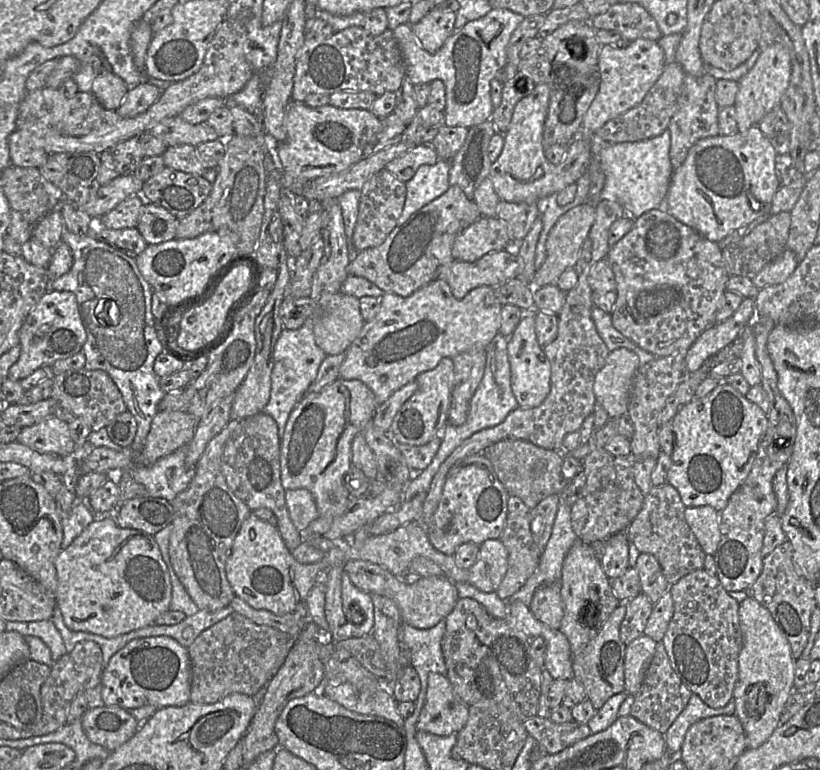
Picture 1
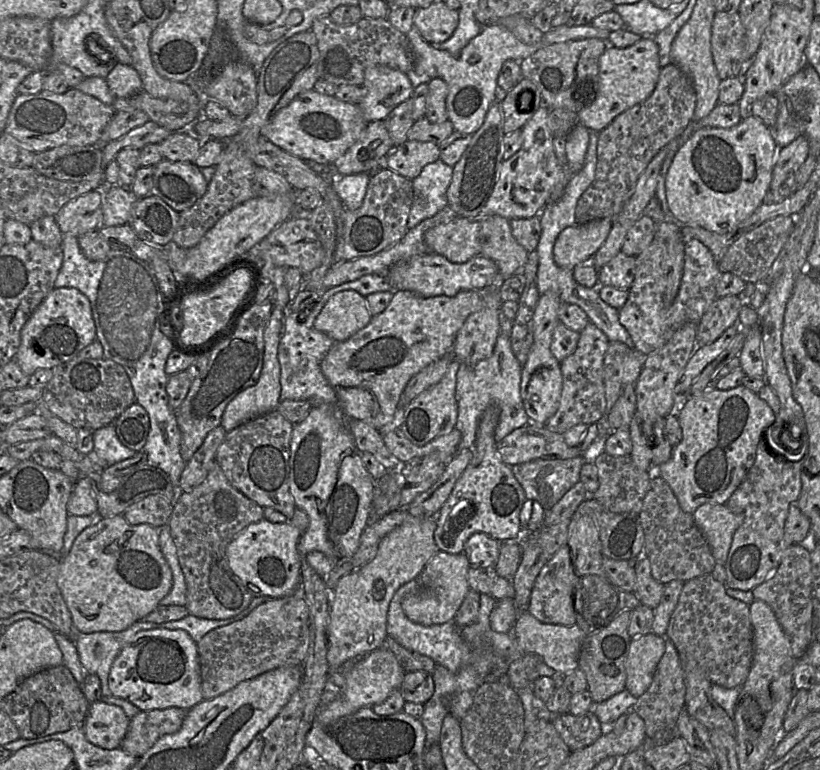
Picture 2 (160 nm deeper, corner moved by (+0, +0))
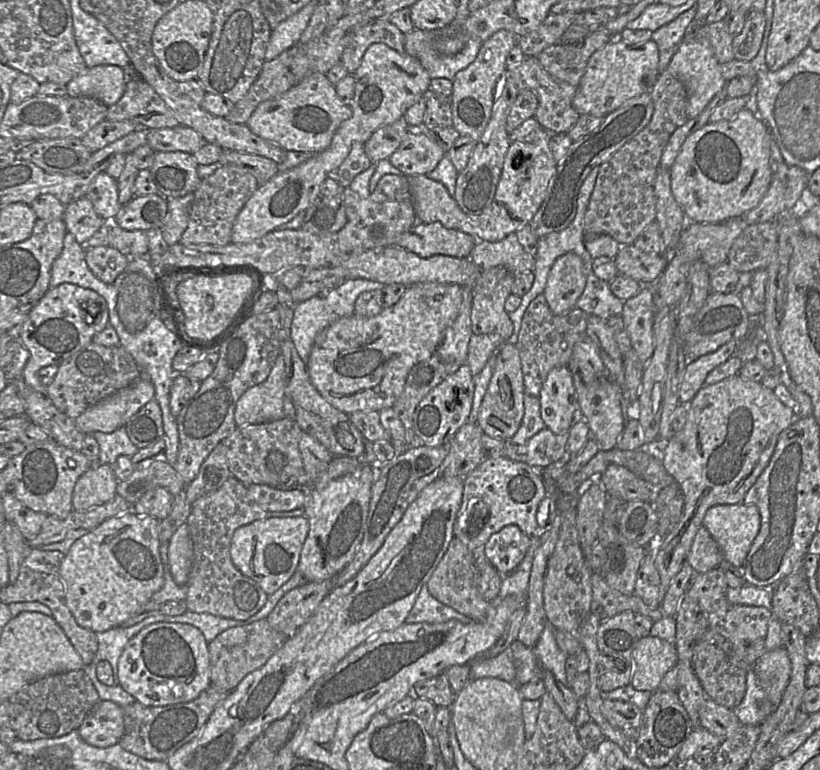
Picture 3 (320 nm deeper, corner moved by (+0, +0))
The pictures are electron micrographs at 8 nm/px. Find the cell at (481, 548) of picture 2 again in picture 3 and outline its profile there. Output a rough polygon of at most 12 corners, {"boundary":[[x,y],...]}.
{"boundary":[[517,525],[490,536],[483,551],[506,576],[518,568],[530,536]]}

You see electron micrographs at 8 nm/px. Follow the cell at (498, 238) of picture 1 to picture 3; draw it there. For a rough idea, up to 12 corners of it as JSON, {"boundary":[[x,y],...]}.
{"boundary":[[433,222],[412,225],[395,245],[423,258],[470,258],[477,240]]}

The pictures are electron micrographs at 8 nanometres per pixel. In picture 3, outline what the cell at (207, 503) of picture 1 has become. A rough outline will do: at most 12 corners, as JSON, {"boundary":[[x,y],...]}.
{"boundary":[[232,475],[193,502],[187,610],[246,620],[268,594],[232,563],[232,536],[266,512]]}

